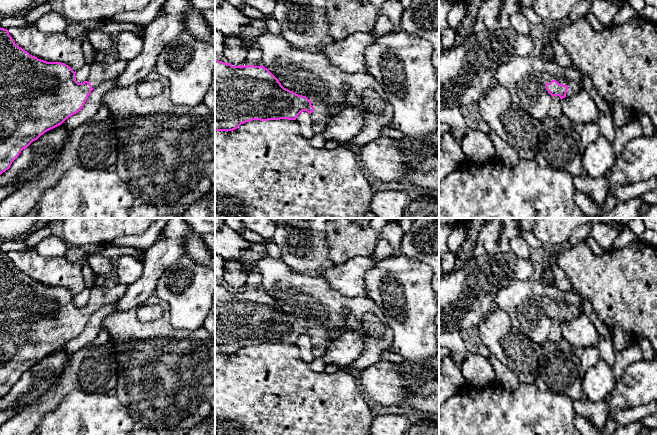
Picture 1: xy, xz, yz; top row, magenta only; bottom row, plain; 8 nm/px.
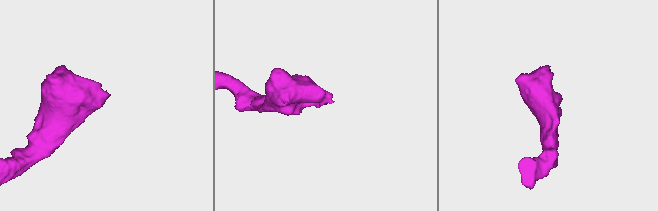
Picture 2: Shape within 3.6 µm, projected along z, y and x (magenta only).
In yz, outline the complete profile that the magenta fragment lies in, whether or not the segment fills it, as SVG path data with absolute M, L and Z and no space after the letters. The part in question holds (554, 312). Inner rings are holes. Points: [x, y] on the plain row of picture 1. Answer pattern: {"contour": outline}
{"contour": "M544 297L542 299L542 307L552 321L559 320L561 324L565 321L573 320L581 312L573 304L567 305L563 301L554 300L549 297Z"}

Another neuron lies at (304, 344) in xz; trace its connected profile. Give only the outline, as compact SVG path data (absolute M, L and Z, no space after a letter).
M303 335L297 340L296 344L300 350L300 355L303 361L310 364L315 358L312 354L310 338L307 335Z

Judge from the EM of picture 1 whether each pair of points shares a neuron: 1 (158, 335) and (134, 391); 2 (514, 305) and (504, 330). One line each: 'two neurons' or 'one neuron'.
1: one neuron
2: two neurons

